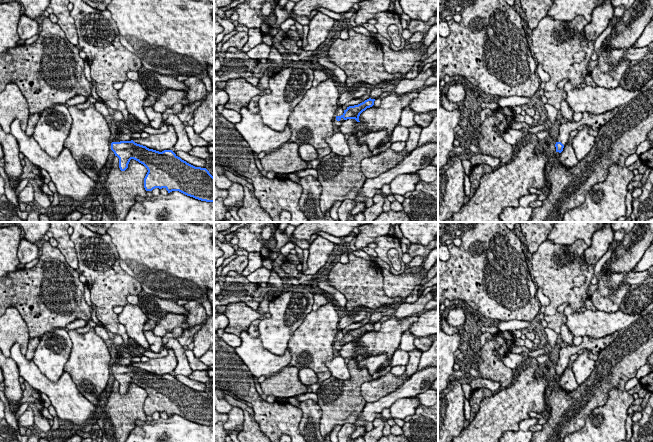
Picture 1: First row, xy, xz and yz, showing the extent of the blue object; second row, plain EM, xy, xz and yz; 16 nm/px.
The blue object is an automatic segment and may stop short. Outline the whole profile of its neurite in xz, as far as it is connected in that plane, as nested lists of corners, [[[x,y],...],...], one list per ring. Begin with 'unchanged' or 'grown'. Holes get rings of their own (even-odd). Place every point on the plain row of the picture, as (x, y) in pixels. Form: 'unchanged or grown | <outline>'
grown | [[[367,323],[364,326],[347,331],[346,334],[344,334],[344,337],[341,340],[336,340],[334,343],[334,352],[335,354],[342,348],[343,345],[347,343],[355,343],[357,346],[359,345],[360,338],[365,335],[367,332],[370,332],[374,329],[375,323]]]

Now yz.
grown | [[[614,334],[608,335],[603,338],[595,339],[590,336],[583,336],[583,340],[579,346],[571,346],[568,344],[563,344],[560,346],[559,359],[556,363],[556,376],[561,377],[564,370],[570,365],[570,357],[581,349],[589,350],[594,355],[599,355],[599,353],[605,349],[614,340]]]

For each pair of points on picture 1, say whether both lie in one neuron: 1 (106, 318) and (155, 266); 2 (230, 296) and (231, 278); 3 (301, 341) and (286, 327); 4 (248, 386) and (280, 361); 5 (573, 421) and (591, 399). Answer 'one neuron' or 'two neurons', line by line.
1: two neurons
2: one neuron
3: two neurons
4: two neurons
5: one neuron

